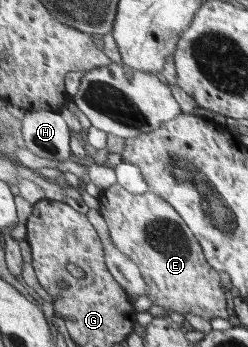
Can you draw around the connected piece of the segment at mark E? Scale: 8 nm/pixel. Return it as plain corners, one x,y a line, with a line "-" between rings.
119,183
103,190
98,200
101,205
99,210
109,225
107,232
113,245
129,256
129,259
141,269
143,279
150,287
147,298
151,300
153,305
161,307
167,313
174,312
183,316
186,316
187,313
193,313
193,315
199,315
207,320
229,319
227,291
223,287
224,285
221,285
219,271
210,265
198,238
195,237
193,230
175,209
175,206
171,205
170,201
153,191
144,194
131,192

